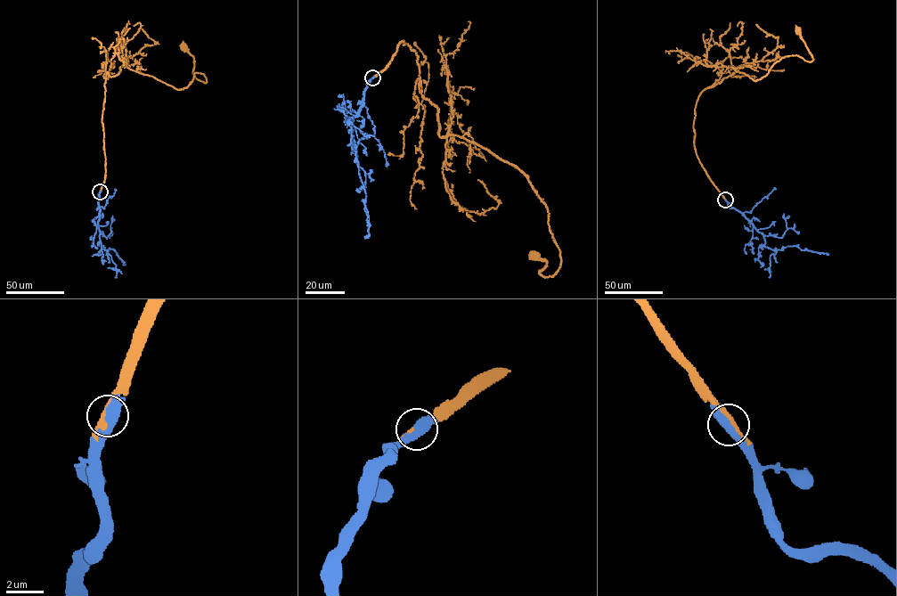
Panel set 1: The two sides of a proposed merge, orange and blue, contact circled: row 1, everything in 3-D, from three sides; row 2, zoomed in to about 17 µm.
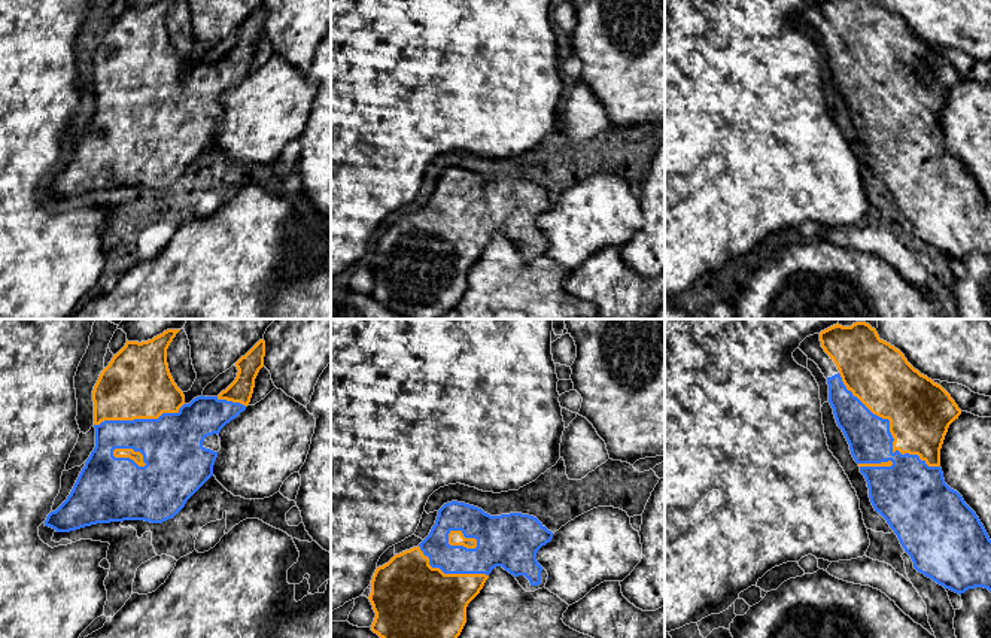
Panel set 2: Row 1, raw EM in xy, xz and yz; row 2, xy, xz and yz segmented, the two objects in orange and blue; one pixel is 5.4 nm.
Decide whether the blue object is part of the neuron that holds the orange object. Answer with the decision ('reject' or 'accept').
accept

